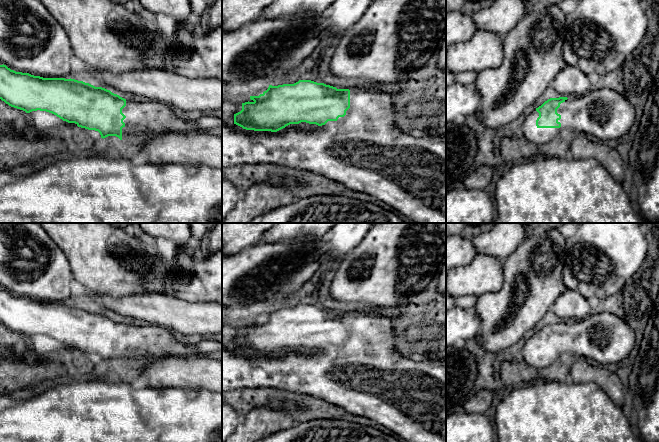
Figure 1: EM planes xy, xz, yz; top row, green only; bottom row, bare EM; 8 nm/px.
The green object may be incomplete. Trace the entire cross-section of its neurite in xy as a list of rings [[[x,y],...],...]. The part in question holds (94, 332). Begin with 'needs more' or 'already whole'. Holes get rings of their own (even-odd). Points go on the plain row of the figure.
needs more; [[[0,289],[0,323],[11,331],[30,337],[46,335],[78,351],[98,355],[101,362],[116,360],[138,367],[154,358],[175,356],[179,353],[176,334],[162,326],[126,324],[102,311],[75,303],[43,302],[16,296]]]

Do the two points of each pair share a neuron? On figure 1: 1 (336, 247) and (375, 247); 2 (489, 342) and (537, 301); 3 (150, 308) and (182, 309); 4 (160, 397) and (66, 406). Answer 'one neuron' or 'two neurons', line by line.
1: two neurons
2: one neuron
3: one neuron
4: one neuron

